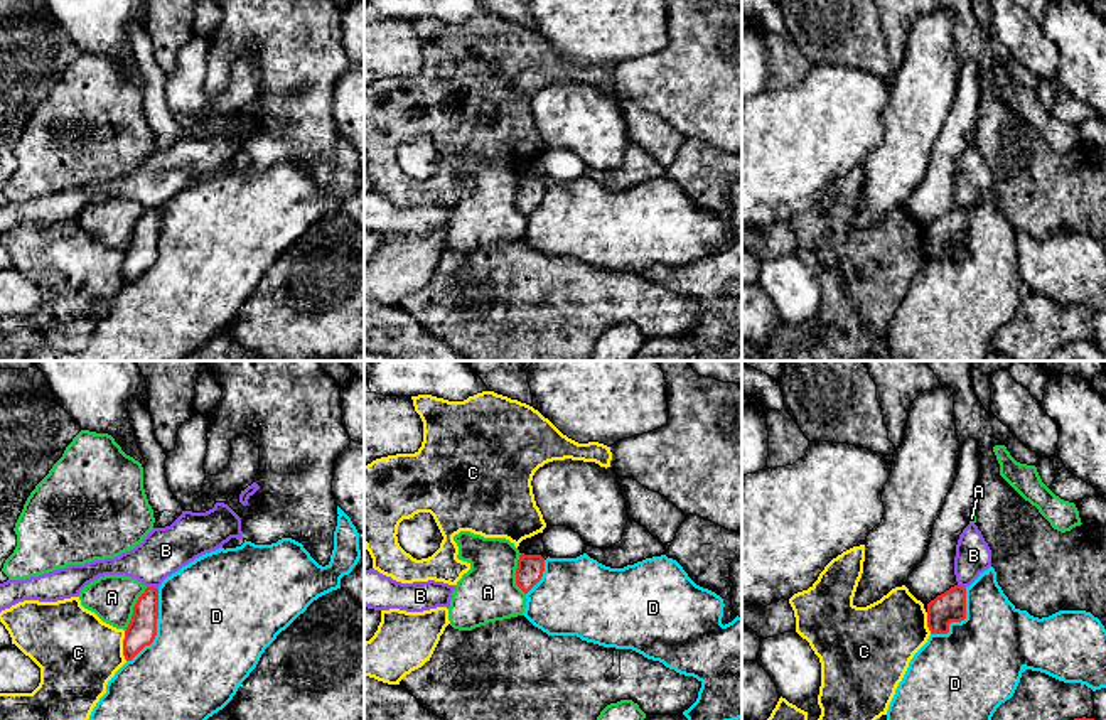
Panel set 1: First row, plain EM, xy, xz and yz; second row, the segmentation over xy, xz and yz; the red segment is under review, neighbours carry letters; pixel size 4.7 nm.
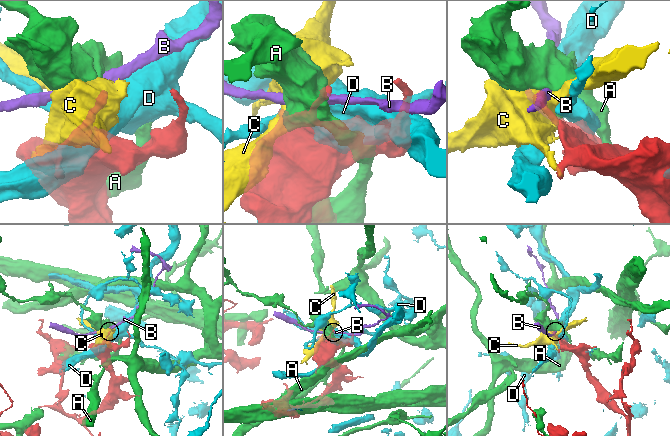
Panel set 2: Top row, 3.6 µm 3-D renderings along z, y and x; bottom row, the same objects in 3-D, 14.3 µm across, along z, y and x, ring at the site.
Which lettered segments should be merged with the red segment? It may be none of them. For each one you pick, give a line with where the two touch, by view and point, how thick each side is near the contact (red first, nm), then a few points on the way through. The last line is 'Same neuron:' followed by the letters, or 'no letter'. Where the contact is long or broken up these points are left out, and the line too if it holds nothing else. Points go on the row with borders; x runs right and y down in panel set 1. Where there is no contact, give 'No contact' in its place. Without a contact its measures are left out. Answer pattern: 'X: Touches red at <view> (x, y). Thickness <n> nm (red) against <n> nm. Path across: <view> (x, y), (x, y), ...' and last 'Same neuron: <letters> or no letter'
Same neuron: no letter

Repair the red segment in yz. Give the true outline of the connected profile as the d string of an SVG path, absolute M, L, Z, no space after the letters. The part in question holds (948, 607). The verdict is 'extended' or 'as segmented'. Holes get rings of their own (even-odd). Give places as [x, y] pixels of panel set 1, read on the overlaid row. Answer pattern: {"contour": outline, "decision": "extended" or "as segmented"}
{"contour": "M954 585L927 604L927 627L931 634L948 634L951 622L966 619L966 588Z", "decision": "as segmented"}

